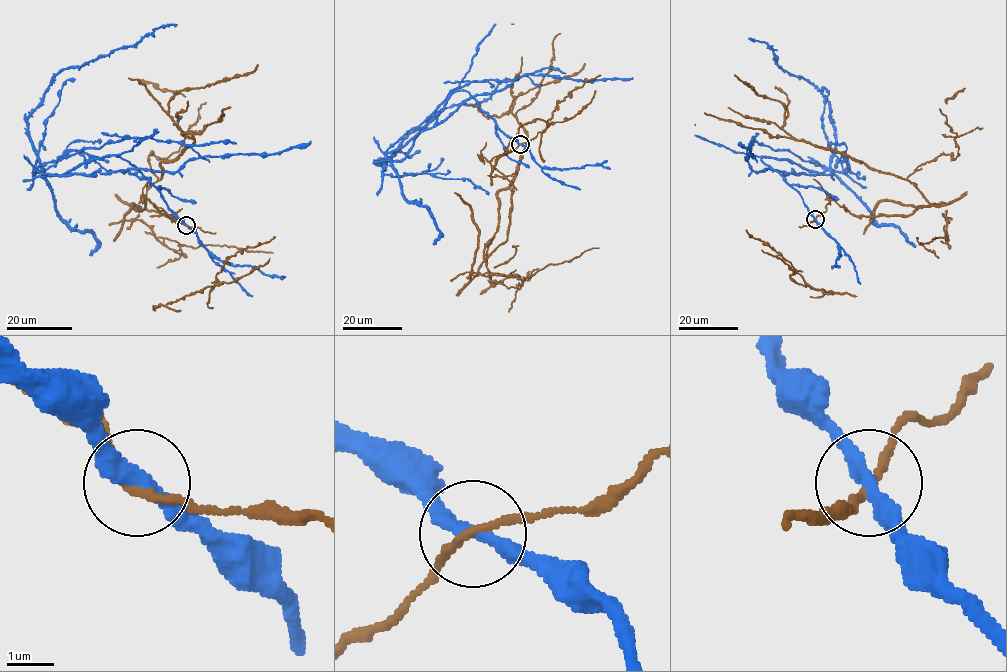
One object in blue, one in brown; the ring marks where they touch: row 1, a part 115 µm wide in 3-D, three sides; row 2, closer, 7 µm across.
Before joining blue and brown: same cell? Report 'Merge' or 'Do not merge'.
Merge

